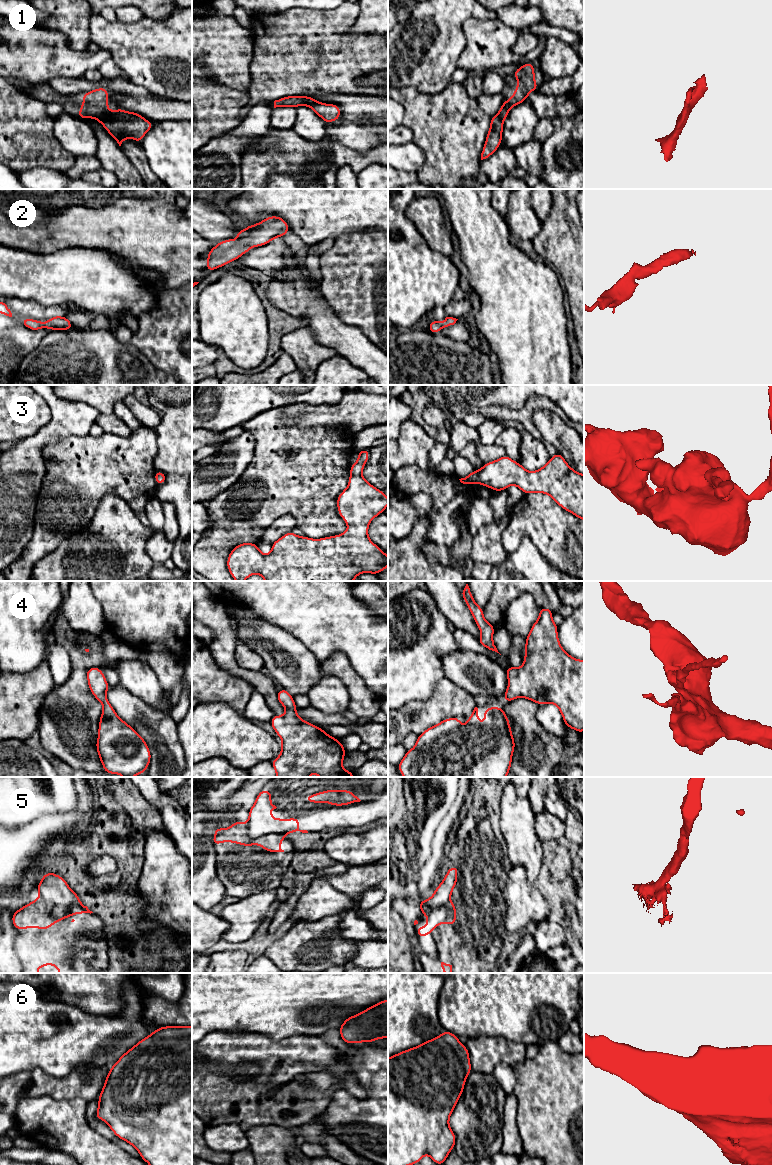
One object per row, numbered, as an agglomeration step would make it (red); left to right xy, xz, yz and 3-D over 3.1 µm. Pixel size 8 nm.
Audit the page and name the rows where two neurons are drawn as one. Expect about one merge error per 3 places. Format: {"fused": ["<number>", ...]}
{"fused": ["5"]}

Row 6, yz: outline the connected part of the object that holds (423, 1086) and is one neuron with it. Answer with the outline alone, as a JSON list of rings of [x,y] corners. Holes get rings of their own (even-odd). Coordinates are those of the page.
[[[445,1030],[440,1036],[388,1058],[388,1165],[417,1164],[425,1154],[444,1165],[456,1142],[449,1118],[471,1071],[467,1047]]]

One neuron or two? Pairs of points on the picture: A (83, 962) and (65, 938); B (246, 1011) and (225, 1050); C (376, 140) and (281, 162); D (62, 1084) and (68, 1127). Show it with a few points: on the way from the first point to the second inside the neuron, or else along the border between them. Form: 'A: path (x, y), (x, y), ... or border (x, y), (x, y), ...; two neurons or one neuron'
A: border (69, 943), (66, 954); two neurons
B: border (210, 1033), (225, 1032), (238, 1034); two neurons
C: border (325, 138), (343, 143), (359, 152), (370, 150); two neurons
D: border (41, 1095), (82, 1098), (87, 1102); two neurons

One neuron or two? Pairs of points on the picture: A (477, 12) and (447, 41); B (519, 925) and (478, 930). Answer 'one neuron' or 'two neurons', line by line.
A: one neuron
B: two neurons

